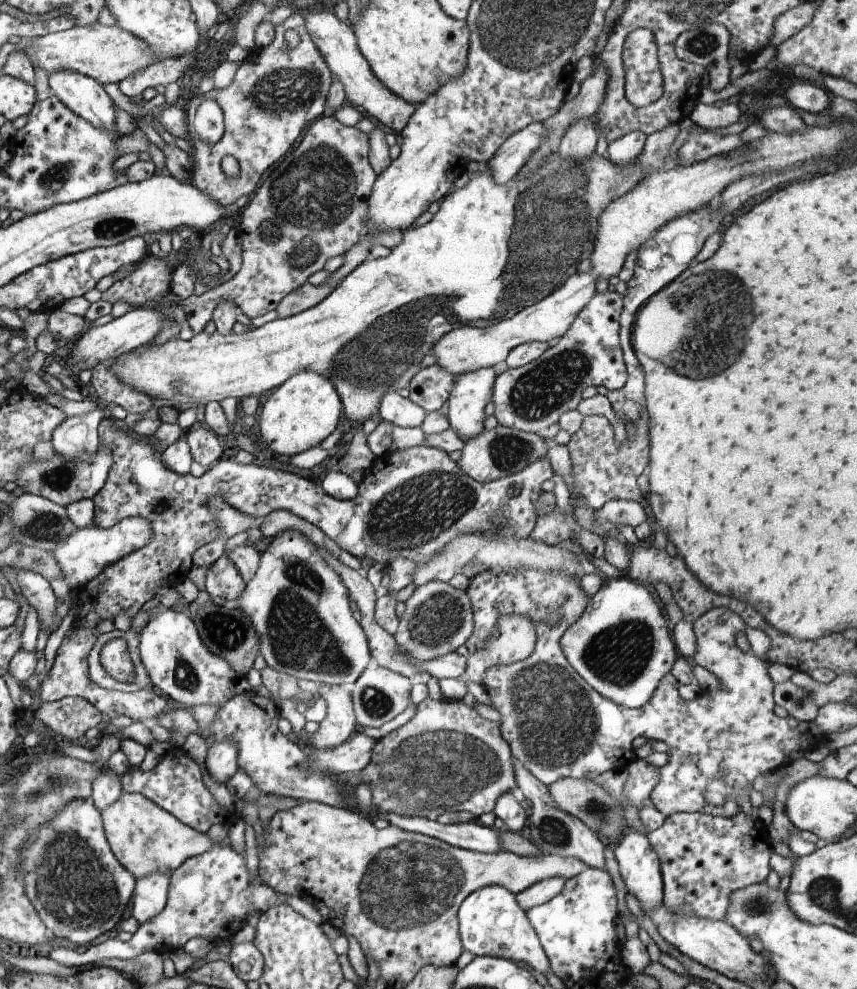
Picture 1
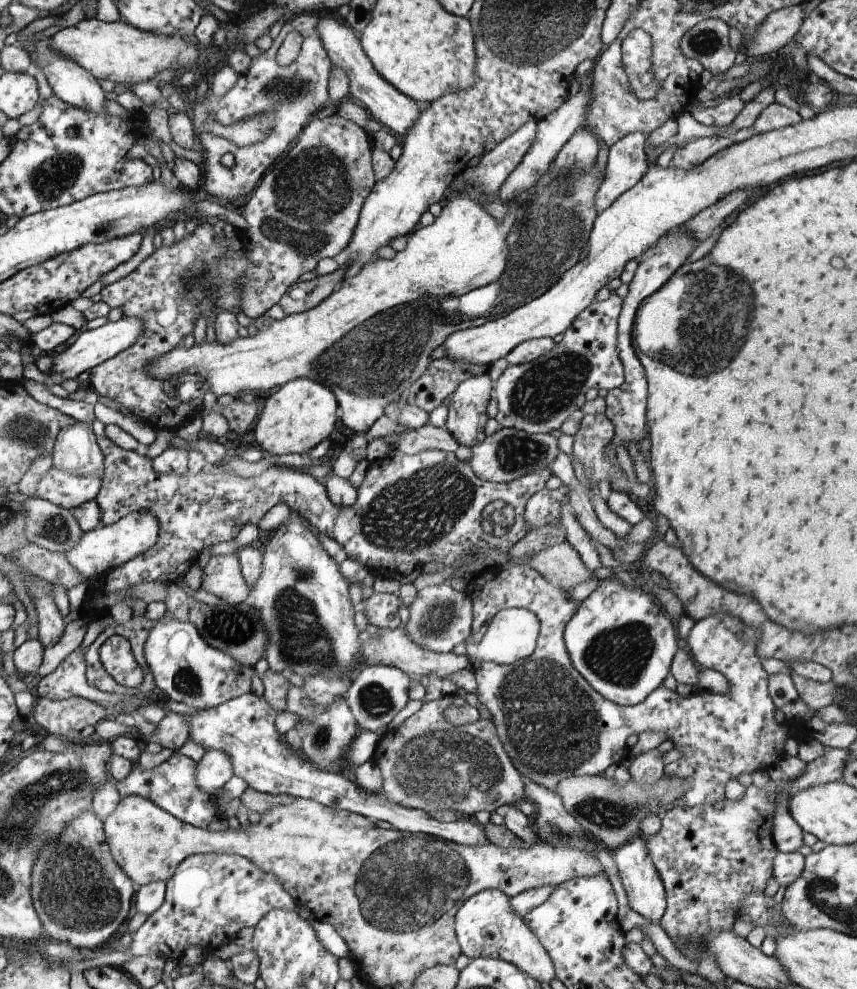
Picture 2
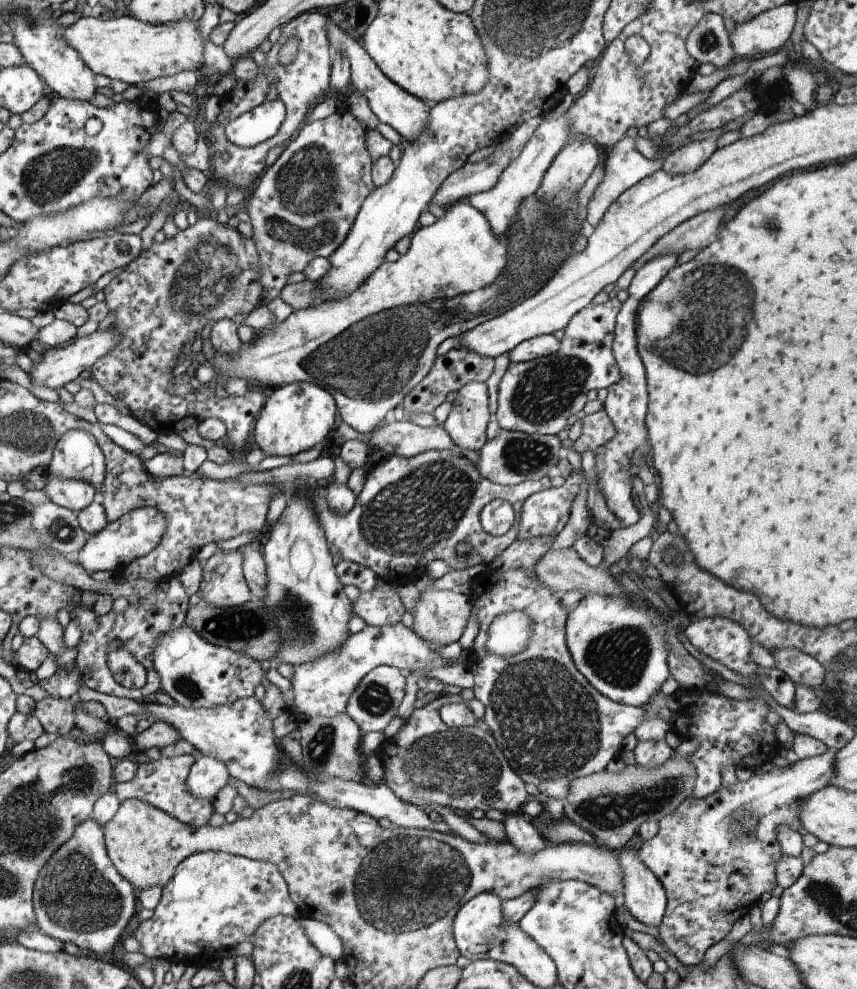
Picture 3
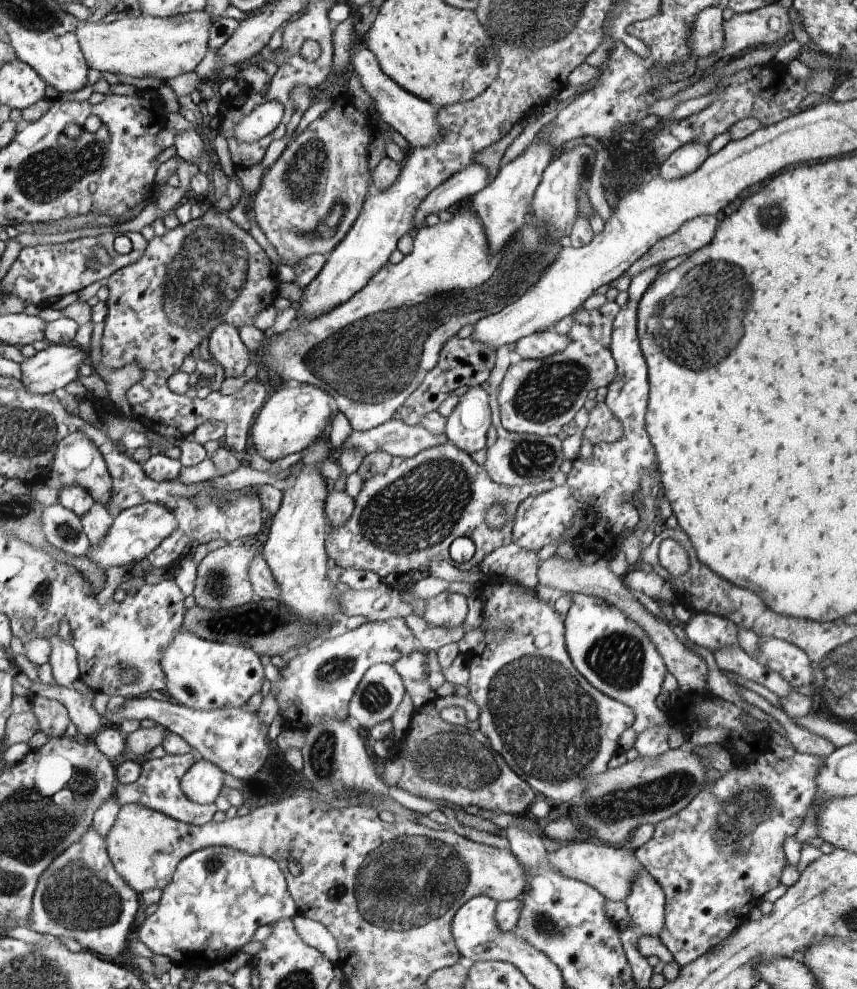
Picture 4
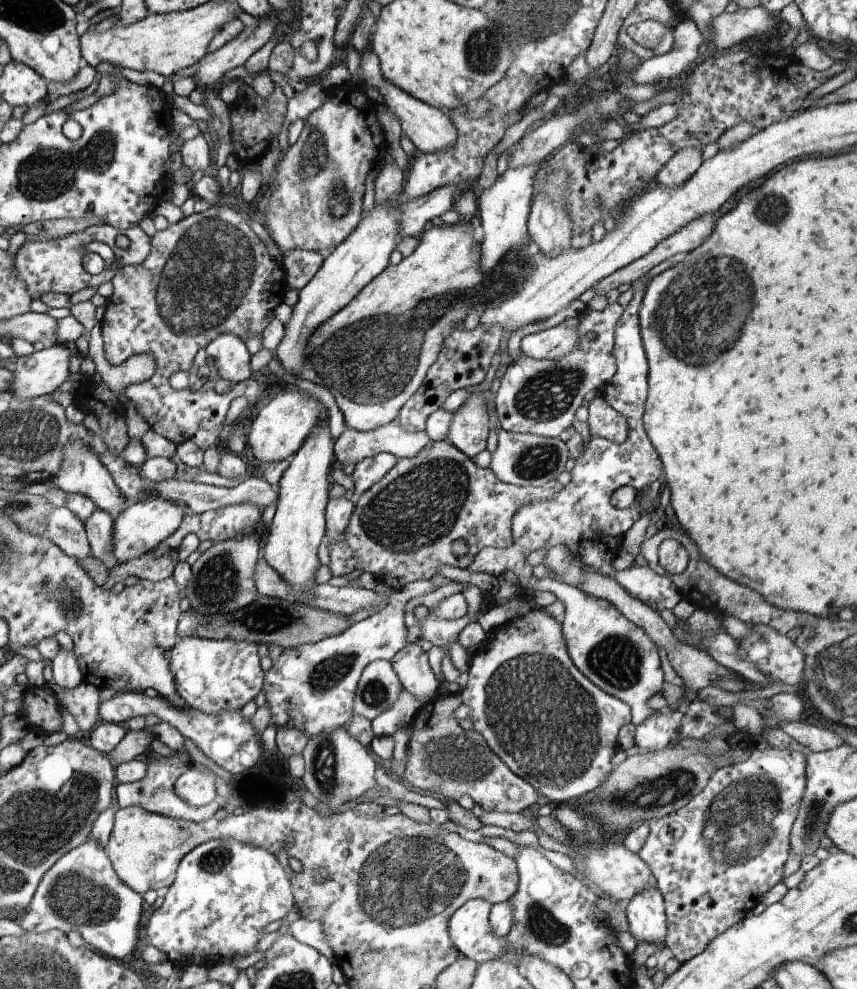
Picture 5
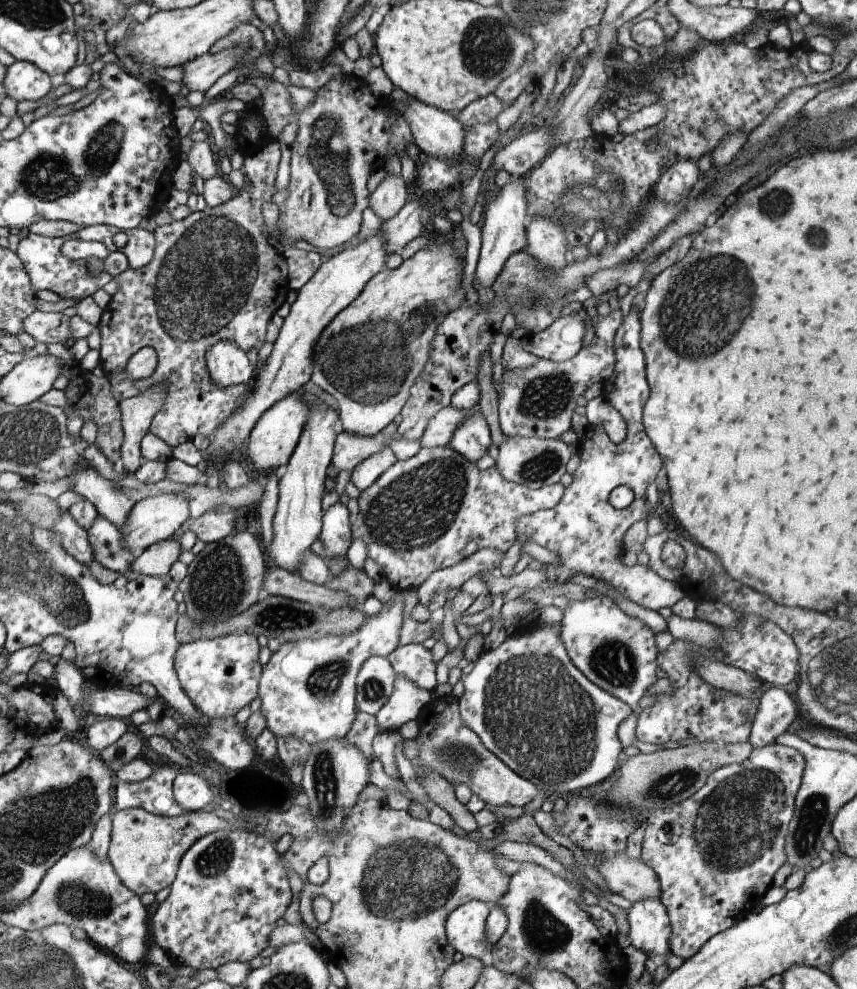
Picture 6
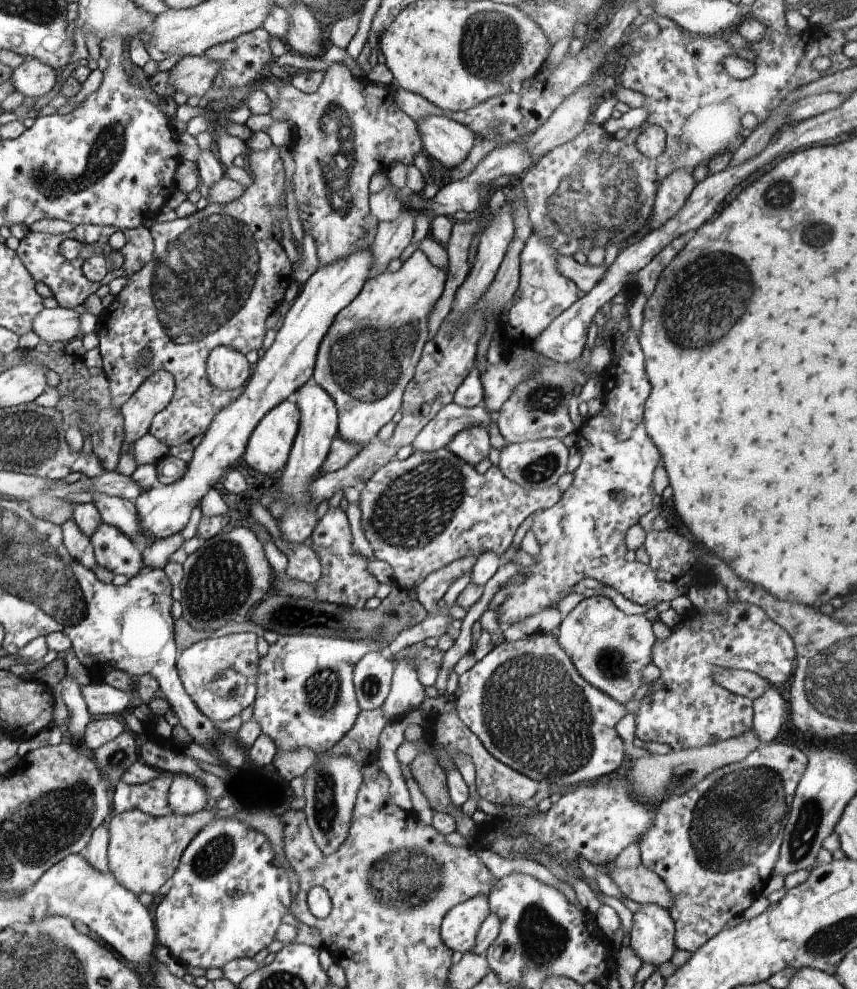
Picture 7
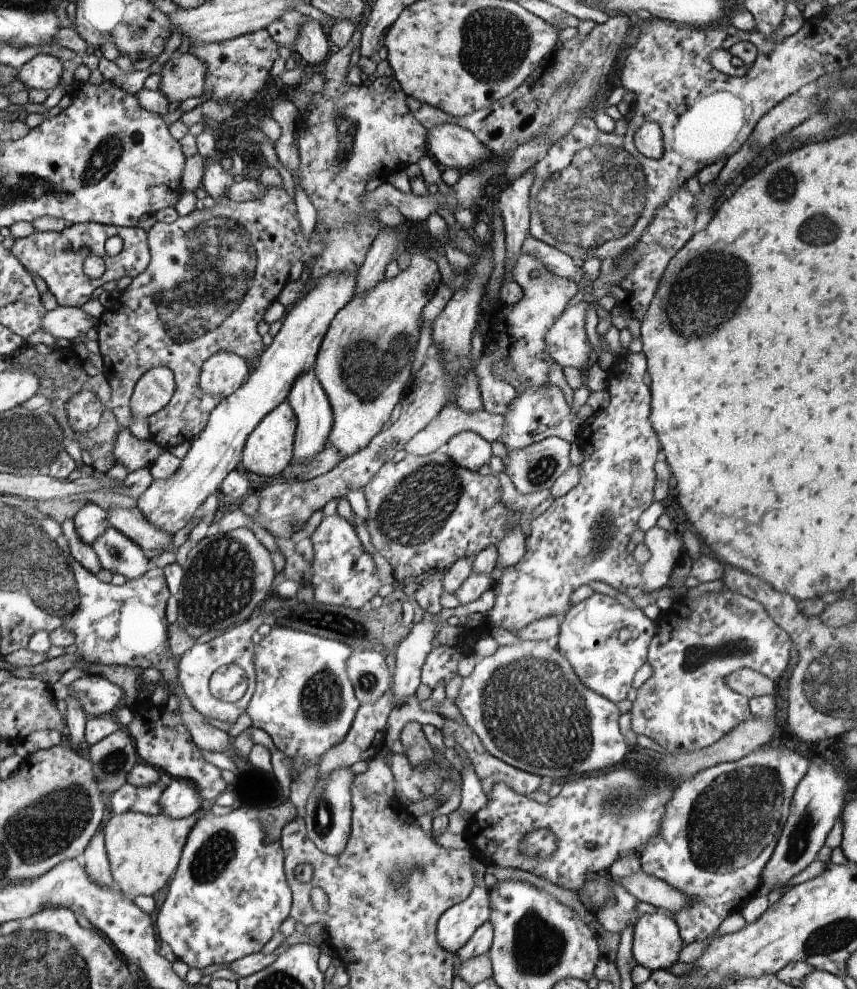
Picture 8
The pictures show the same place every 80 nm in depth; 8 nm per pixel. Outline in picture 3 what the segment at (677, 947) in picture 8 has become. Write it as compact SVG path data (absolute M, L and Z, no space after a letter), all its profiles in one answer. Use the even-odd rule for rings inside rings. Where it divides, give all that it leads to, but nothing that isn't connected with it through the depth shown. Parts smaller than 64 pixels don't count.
M635 843L618 852L622 866L624 902L635 919L646 926L660 927L666 913L667 896L656 874L638 858Z

